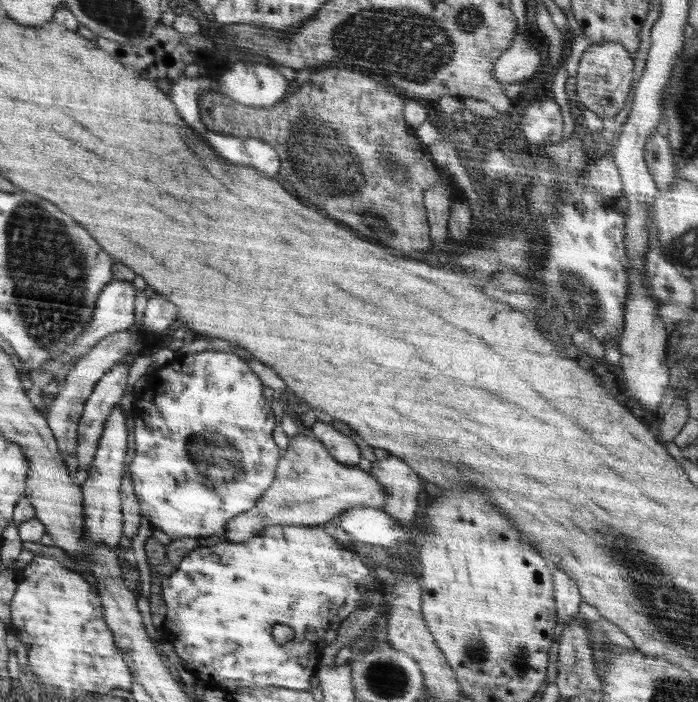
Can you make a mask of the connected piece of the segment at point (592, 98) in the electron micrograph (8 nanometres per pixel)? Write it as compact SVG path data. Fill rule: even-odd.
M599 42L593 44L583 52L575 76L577 98L600 118L615 118L626 104L633 75L633 56L620 42Z

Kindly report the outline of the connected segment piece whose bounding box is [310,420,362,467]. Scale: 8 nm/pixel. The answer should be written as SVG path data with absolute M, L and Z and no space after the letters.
M318 420L310 430L314 430L312 433L325 443L329 453L338 462L346 466L356 467L358 465L362 456L353 438L338 432L331 424L318 422Z

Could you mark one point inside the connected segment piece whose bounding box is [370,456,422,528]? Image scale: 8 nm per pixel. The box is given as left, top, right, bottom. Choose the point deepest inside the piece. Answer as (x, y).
(400, 482)

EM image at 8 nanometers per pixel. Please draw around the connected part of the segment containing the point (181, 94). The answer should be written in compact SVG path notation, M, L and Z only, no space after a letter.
M184 74L171 83L170 99L173 100L177 111L182 114L182 119L194 126L202 138L206 138L206 125L198 106L198 98L201 97L200 80L198 78L187 78Z

